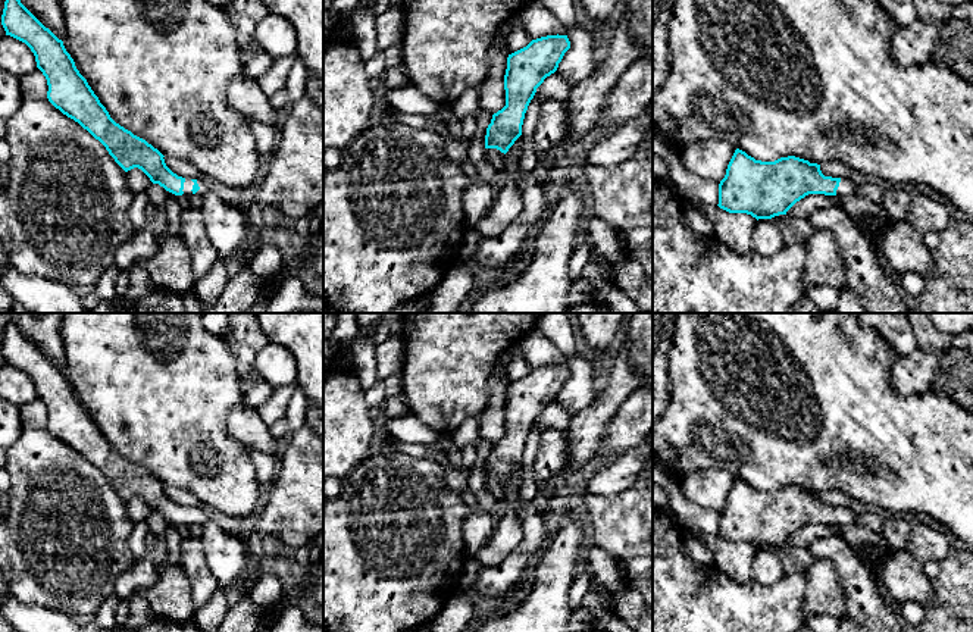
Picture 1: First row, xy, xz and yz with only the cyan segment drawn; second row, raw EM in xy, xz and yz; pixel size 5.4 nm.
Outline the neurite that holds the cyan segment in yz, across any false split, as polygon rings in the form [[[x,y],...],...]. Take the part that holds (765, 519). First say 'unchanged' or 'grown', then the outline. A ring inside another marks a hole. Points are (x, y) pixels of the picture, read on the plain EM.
grown | [[[736,478],[719,513],[719,536],[772,548],[808,523],[857,525],[857,514],[844,507],[825,506],[820,494],[788,485],[761,491]]]

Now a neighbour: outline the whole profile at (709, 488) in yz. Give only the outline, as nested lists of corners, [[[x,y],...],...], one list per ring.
[[[704,469],[676,479],[686,500],[720,513],[736,478],[728,470]]]

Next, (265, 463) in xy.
[[[250,447],[247,448],[256,467],[260,488],[270,486],[276,475],[276,469],[279,466],[279,462],[276,460],[275,454],[263,453]]]

